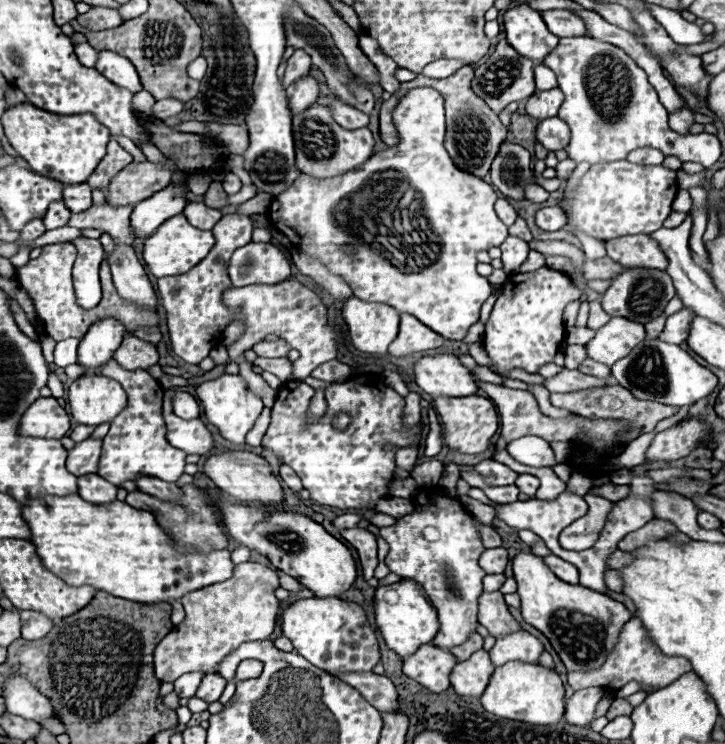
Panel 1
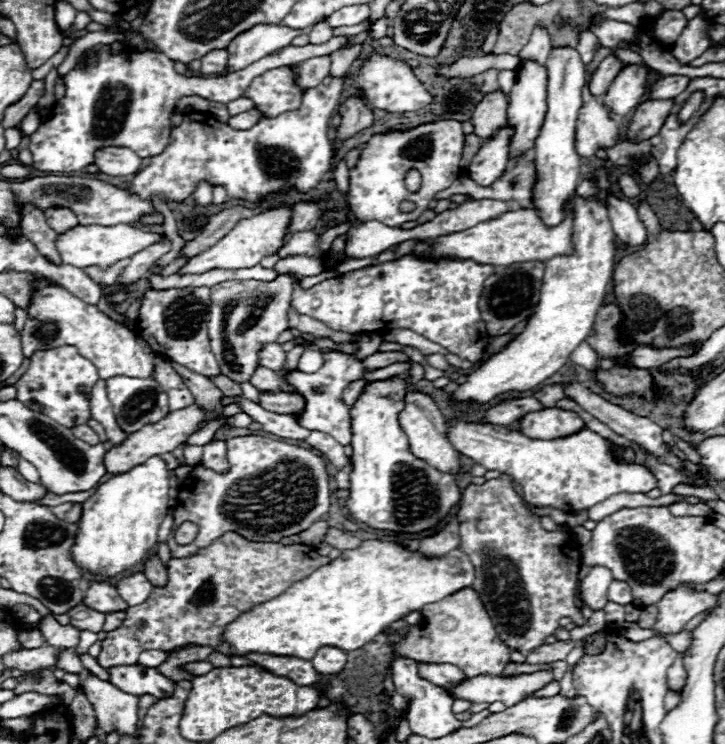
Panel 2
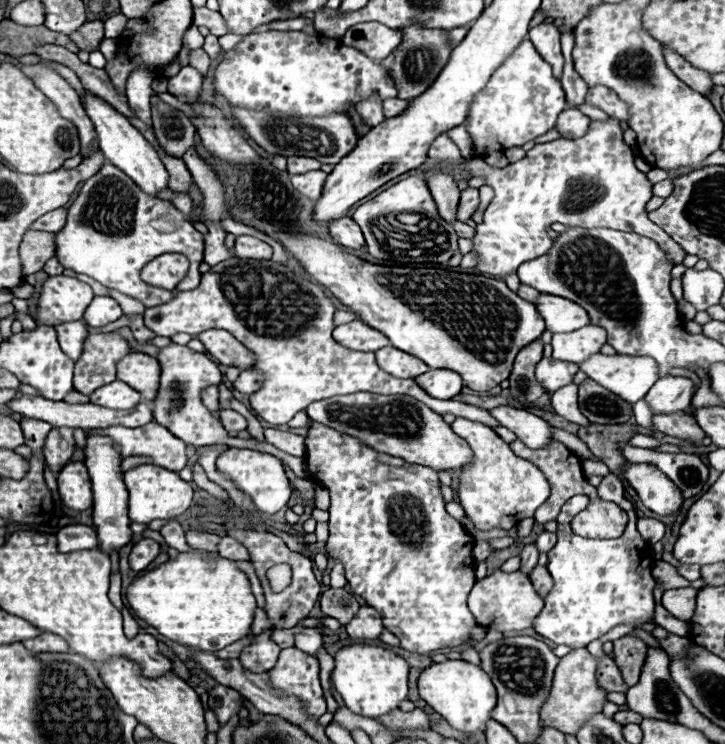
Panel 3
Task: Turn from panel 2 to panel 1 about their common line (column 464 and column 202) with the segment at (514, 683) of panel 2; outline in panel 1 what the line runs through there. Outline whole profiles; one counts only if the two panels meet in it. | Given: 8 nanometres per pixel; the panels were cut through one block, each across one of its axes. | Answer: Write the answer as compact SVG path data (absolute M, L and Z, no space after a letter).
M206 674L202 678L202 684L196 692L196 698L202 698L204 702L216 702L222 696L222 690L226 686L226 680L220 678L220 674Z

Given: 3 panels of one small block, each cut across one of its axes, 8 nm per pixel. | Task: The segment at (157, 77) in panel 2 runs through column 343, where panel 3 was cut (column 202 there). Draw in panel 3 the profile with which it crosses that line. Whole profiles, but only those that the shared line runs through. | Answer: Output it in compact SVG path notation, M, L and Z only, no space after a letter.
M190 26L190 28L186 30L186 34L184 34L182 42L184 42L184 46L188 46L188 48L196 50L196 48L202 48L202 44L204 44L204 36L198 32L198 28L196 28L196 26Z

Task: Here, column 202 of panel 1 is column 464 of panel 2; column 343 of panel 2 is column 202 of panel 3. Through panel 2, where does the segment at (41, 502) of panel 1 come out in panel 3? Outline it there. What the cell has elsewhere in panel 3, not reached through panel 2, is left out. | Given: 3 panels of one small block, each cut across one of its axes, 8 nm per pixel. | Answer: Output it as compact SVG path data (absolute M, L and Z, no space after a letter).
M180 552L176 560L134 578L128 586L128 602L134 614L162 636L206 652L222 650L246 638L256 612L248 576L232 560L212 558L206 552Z

